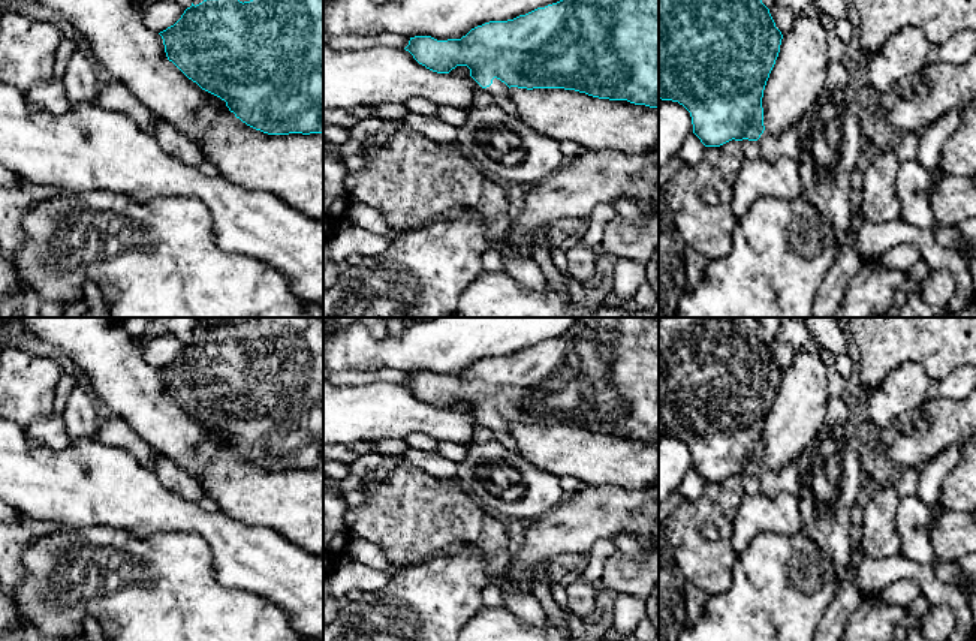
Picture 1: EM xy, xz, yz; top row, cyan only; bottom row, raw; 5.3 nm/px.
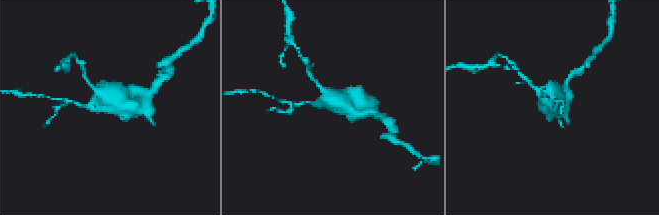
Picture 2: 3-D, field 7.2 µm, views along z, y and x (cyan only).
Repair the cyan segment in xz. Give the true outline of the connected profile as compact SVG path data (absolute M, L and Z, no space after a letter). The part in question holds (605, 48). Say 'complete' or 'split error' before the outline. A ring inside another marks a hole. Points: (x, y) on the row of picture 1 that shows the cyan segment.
split error; M560 0L513 19L485 22L461 39L437 40L431 36L415 36L404 49L419 64L437 73L467 66L470 76L515 118L518 118L515 105L506 99L510 87L564 88L599 99L659 108L659 0Z

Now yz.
split error; M659 0L659 99L683 105L692 117L693 133L705 147L720 147L732 139L756 141L769 162L799 157L801 142L795 127L771 135L763 126L762 97L780 52L783 34L762 0Z

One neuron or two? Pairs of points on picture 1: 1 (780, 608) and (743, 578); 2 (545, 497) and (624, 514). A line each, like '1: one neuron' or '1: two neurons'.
1: one neuron
2: two neurons

